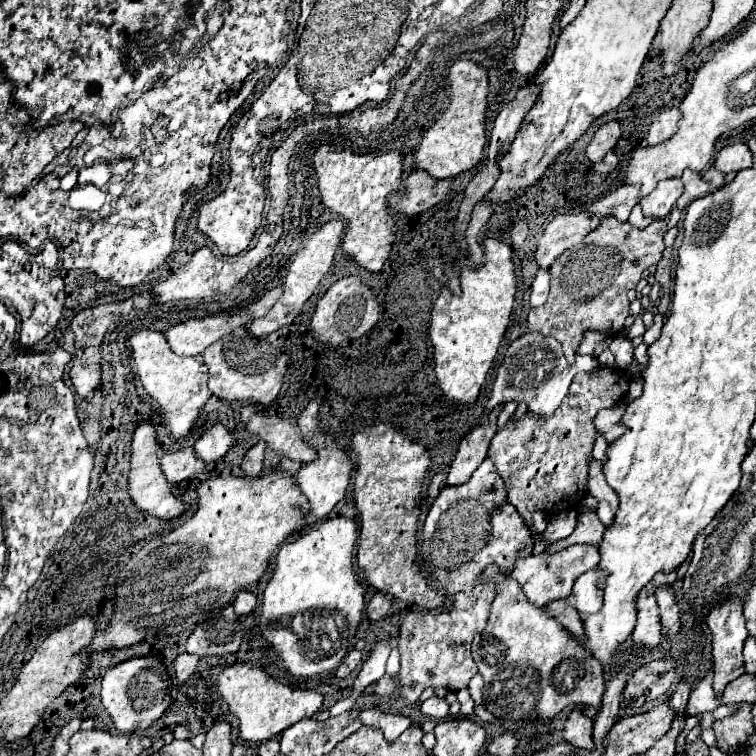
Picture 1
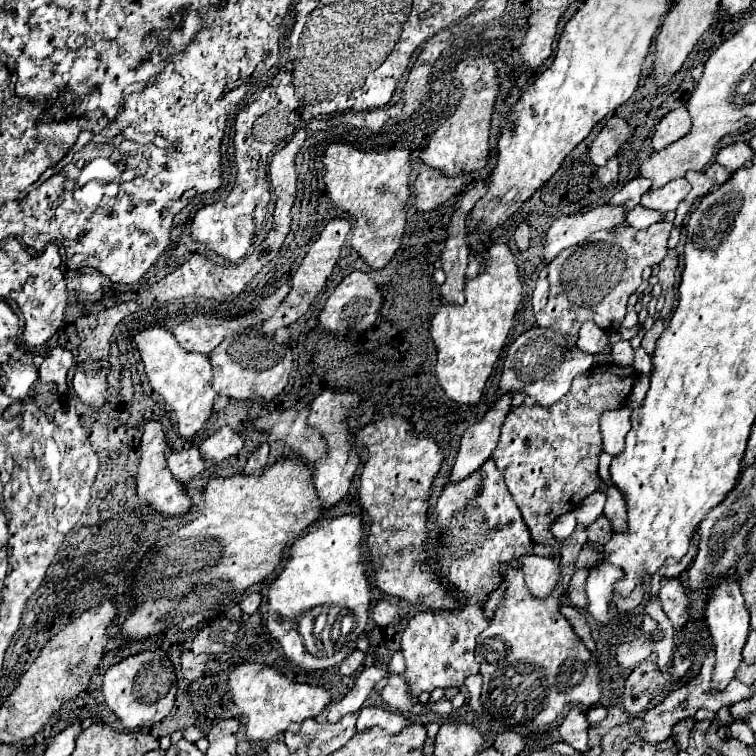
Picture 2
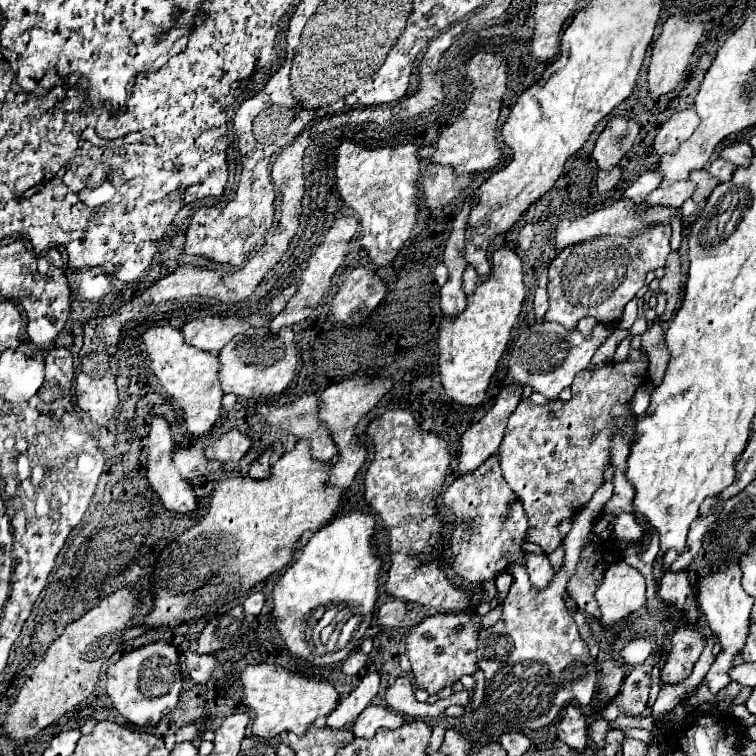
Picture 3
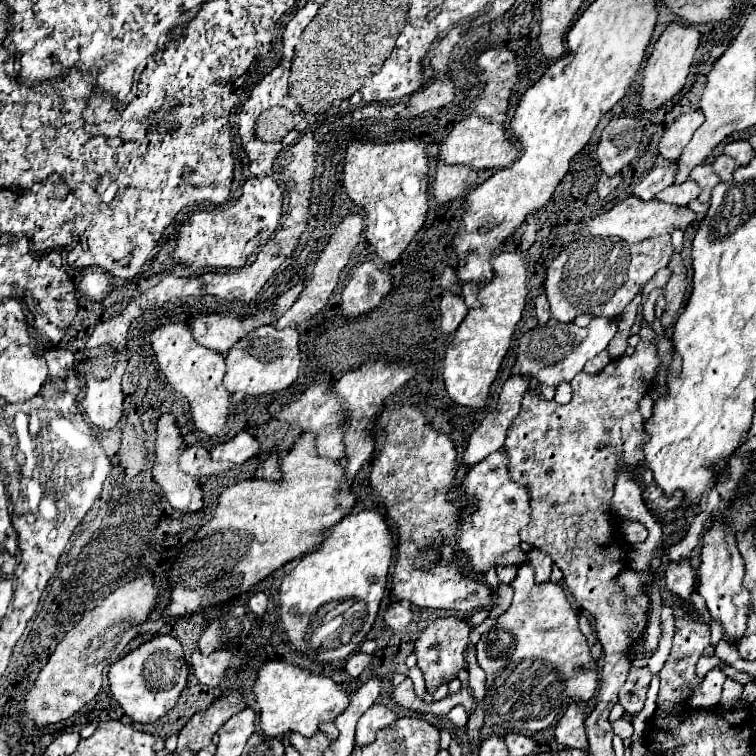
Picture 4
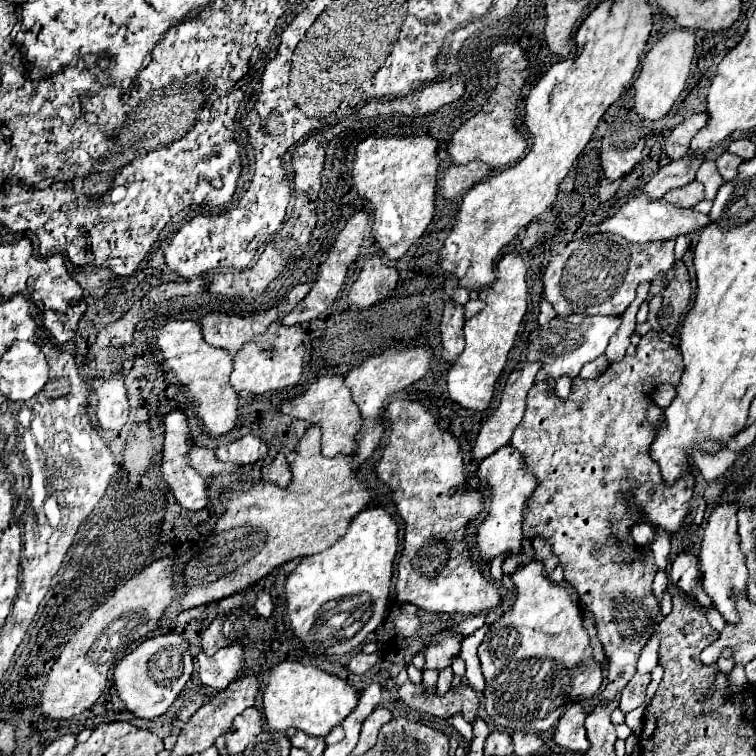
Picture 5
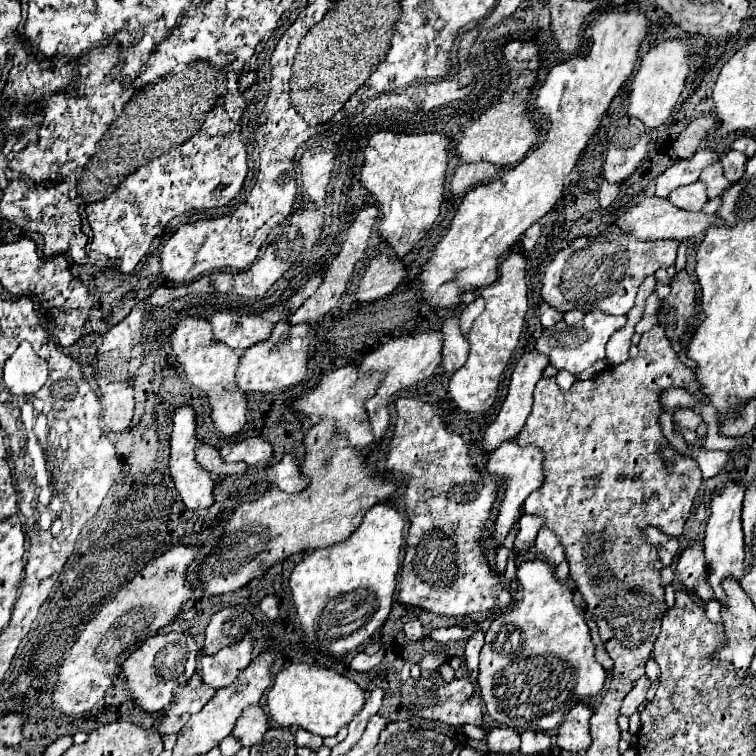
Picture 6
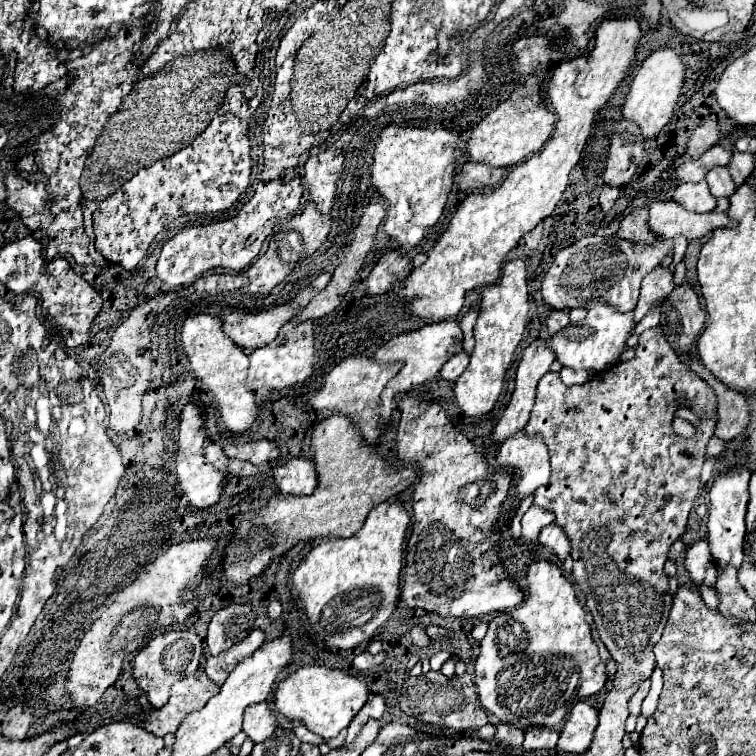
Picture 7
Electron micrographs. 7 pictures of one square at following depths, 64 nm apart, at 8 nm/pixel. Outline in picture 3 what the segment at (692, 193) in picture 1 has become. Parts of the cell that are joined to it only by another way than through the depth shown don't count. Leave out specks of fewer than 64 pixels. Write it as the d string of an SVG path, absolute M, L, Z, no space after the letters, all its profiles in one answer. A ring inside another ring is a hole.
M696 170L696 172L692 172L690 174L690 180L696 184L696 192L692 194L692 200L696 202L696 204L702 204L708 196L710 196L710 192L720 184L714 176L710 176L706 170Z

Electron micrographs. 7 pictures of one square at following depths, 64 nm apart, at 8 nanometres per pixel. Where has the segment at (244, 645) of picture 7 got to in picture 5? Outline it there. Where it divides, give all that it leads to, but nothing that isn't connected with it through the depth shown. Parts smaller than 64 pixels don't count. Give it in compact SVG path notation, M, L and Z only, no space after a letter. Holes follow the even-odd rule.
M242 644L220 648L214 656L200 652L196 656L198 678L204 686L214 690L224 690L242 668Z

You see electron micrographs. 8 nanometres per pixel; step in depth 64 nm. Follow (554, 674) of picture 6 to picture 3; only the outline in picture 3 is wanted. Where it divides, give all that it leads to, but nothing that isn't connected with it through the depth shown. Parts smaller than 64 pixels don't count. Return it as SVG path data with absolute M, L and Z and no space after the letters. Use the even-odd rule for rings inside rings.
M608 464L608 468L604 470L604 484L594 492L592 500L588 504L584 504L584 508L580 508L580 512L576 512L574 528L564 538L564 564L562 564L560 572L556 572L554 580L550 582L550 586L546 590L536 592L530 586L528 572L524 566L520 566L520 564L508 566L514 582L512 582L510 594L506 596L506 600L502 604L502 616L492 628L482 630L478 636L476 654L478 654L478 666L486 676L486 694L484 694L482 706L478 708L478 720L474 724L472 736L478 740L480 746L488 744L492 740L498 740L498 736L502 736L504 732L522 732L528 728L536 730L536 728L548 726L560 714L560 710L564 710L568 706L568 702L578 700L578 704L588 706L596 694L598 666L596 666L596 660L590 656L586 642L580 638L578 628L564 604L564 592L566 592L566 582L570 580L570 576L576 570L580 552L588 544L592 522L602 514L606 502L612 498L612 490L614 490L612 478L614 478L614 466Z

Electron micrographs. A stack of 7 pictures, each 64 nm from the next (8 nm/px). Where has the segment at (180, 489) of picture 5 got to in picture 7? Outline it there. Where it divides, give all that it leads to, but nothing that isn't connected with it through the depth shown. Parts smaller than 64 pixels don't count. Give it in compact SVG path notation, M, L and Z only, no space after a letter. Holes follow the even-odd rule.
M186 404L184 410L180 412L180 426L178 426L178 448L176 448L176 476L178 476L178 486L182 488L184 496L188 498L188 504L192 508L210 508L218 502L222 486L224 486L224 476L210 464L204 462L204 442L206 434L202 428L202 408L196 404Z

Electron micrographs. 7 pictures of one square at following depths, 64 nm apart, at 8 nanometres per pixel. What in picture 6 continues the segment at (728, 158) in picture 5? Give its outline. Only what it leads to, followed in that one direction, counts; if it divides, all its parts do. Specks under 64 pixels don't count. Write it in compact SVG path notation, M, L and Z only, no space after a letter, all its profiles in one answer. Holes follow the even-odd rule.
M728 150L720 156L720 164L724 168L724 176L730 180L730 182L736 182L740 180L740 176L744 174L744 164L746 164L746 154L742 152L734 152L734 150Z

